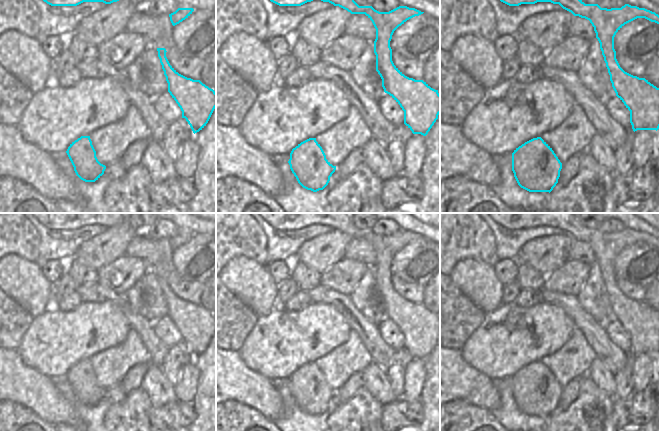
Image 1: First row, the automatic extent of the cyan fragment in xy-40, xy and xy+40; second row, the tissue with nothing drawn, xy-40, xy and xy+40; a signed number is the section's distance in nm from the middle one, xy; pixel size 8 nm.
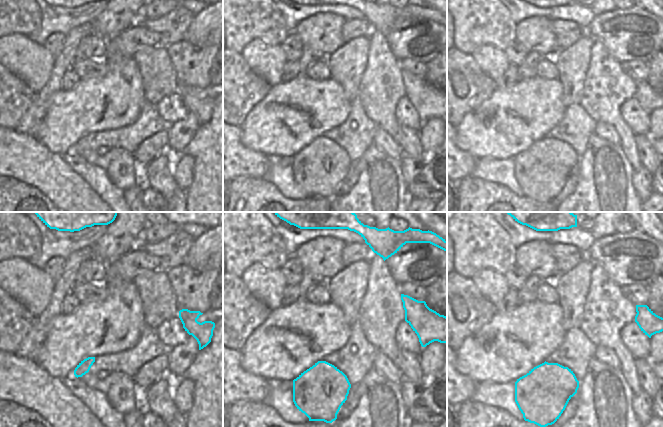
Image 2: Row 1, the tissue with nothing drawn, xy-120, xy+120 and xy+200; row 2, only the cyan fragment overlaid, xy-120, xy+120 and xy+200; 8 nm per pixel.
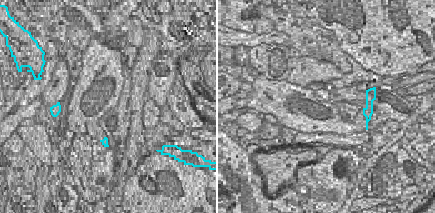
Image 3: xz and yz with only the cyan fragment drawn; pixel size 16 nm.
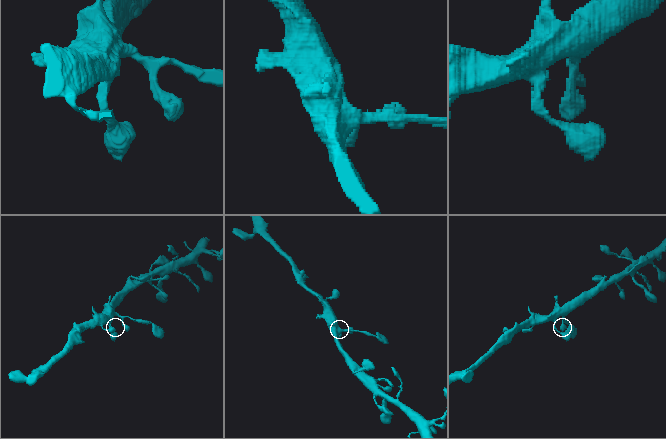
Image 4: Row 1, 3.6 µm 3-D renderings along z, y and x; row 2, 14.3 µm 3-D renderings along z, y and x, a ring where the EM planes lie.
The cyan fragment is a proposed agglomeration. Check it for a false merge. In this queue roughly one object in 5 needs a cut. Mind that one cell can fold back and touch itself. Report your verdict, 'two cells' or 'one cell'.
one cell

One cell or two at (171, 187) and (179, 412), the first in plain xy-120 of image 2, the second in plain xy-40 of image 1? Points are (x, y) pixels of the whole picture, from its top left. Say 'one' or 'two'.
two

